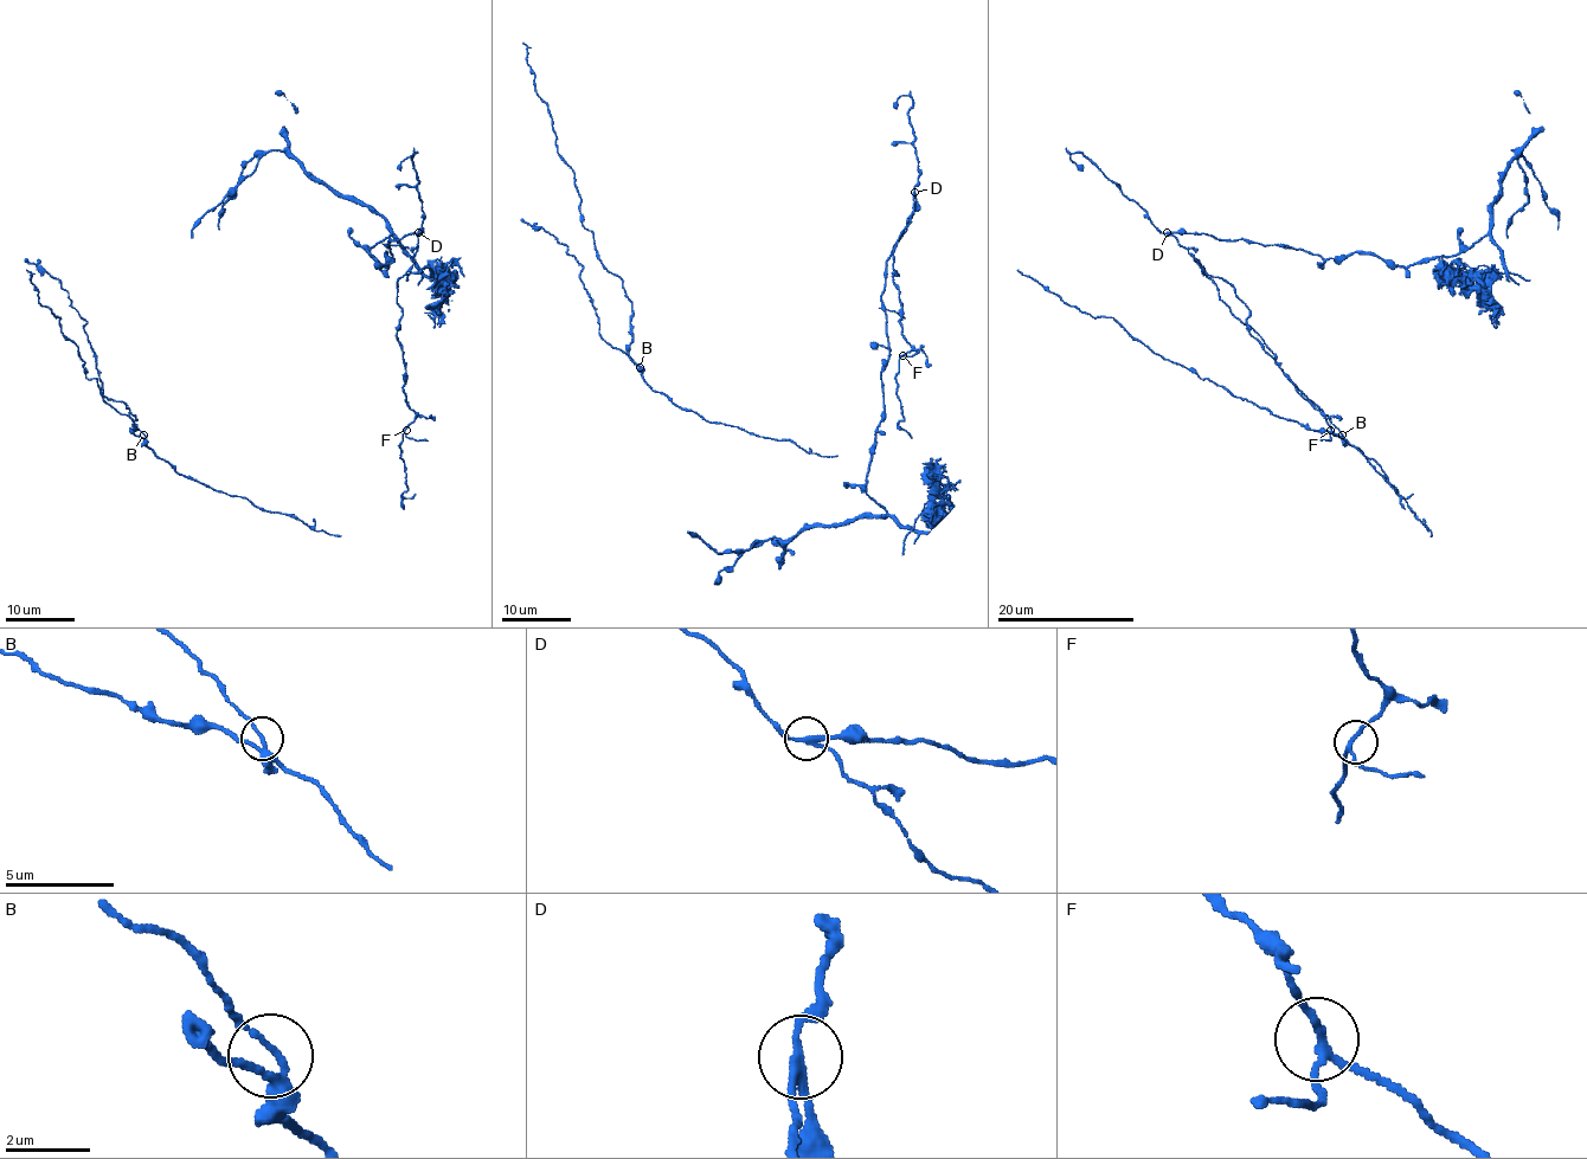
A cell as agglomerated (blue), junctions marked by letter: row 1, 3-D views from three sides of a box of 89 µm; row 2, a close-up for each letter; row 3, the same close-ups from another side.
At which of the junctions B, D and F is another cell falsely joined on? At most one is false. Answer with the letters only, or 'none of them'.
D

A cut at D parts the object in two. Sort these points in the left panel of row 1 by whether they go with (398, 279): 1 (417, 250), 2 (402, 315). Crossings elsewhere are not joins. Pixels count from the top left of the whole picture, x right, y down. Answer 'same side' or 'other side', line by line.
1: same side
2: same side

